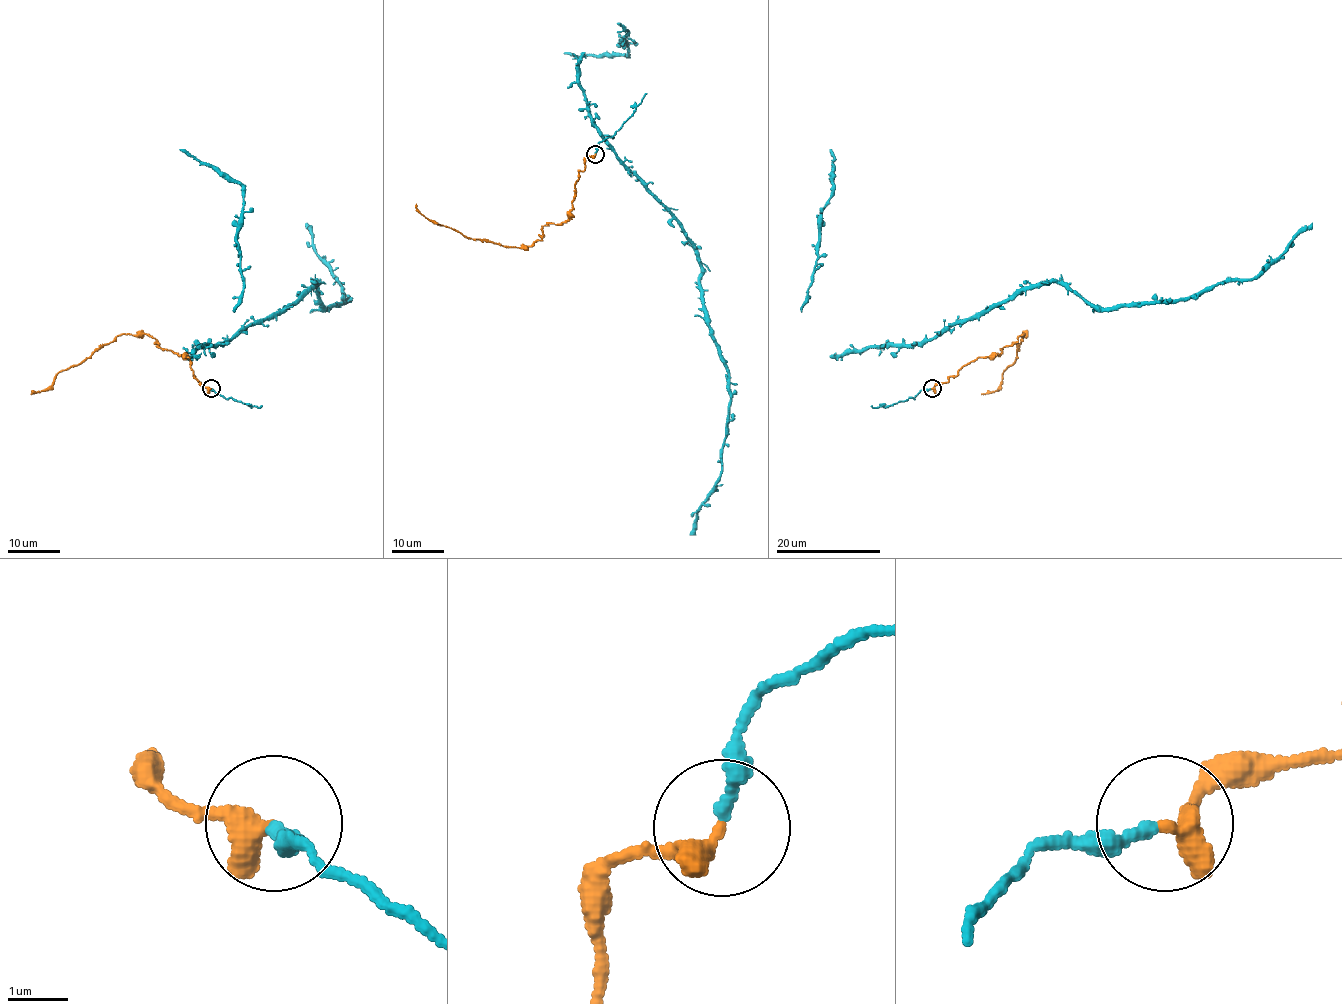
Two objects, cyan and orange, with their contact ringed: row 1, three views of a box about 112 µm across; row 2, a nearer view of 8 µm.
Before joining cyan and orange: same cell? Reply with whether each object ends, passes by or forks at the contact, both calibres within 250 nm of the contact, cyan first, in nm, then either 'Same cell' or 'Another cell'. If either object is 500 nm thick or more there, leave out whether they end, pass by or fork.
At the ring cyan ends. At the ring orange ends. Thickness 240 nm (cyan) against 400 nm. Same cell

